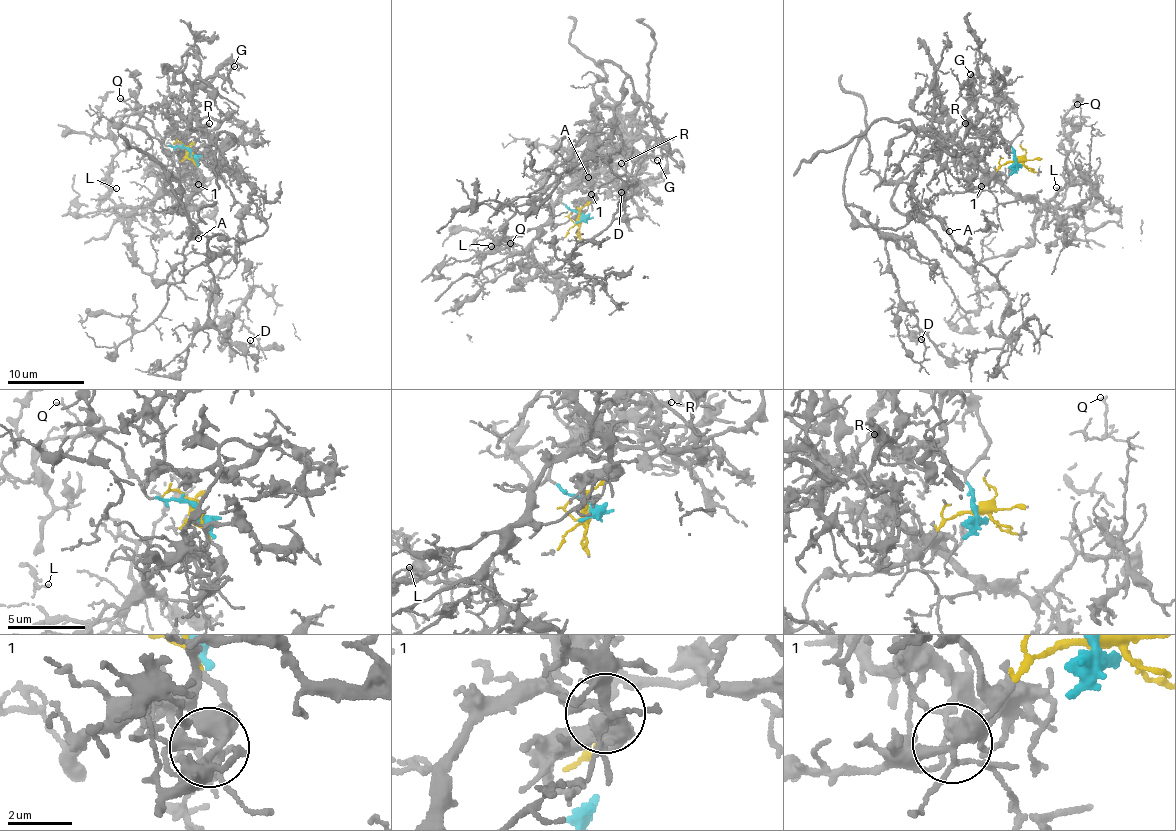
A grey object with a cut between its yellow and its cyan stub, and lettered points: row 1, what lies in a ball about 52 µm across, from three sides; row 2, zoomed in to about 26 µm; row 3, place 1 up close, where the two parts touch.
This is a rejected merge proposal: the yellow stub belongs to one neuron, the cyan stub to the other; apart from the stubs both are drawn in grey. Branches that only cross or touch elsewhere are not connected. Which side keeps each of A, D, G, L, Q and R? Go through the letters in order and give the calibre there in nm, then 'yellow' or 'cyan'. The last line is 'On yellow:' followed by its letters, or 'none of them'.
A: 110 nm thick; yellow
D: 140 nm thick; yellow
G: 130 nm thick; cyan
L: 140 nm thick; cyan
Q: 120 nm thick; cyan
R: 110 nm thick; cyan
On yellow: A, D

